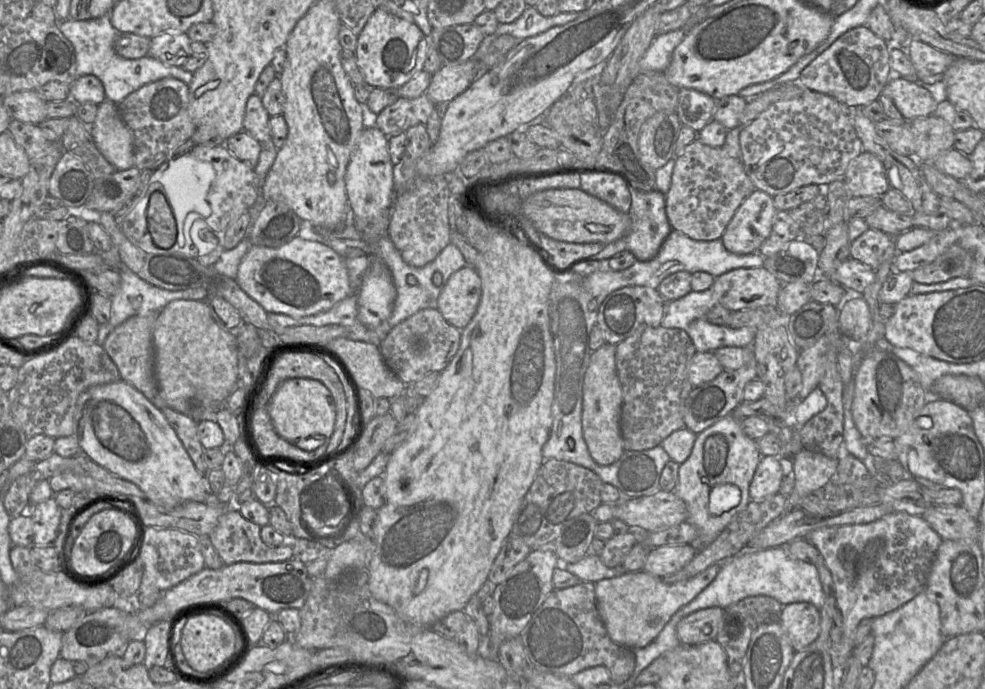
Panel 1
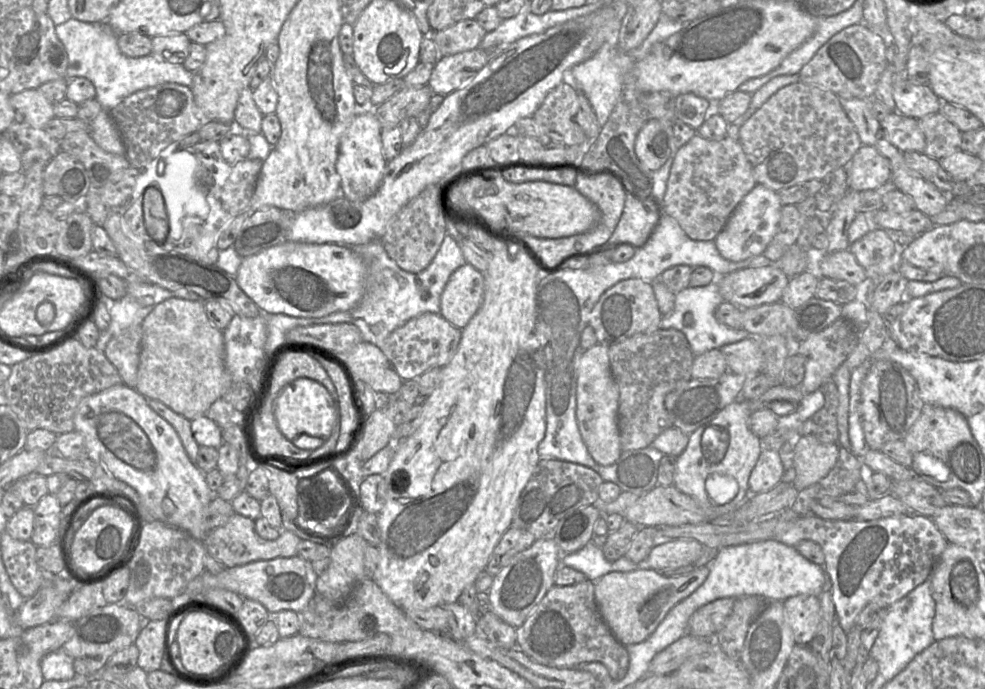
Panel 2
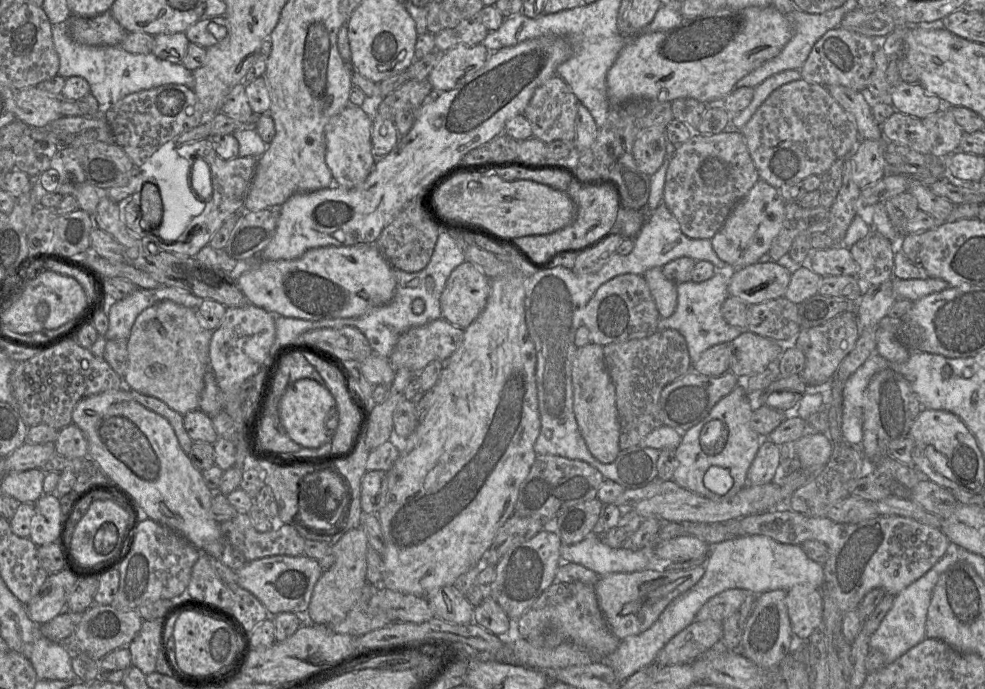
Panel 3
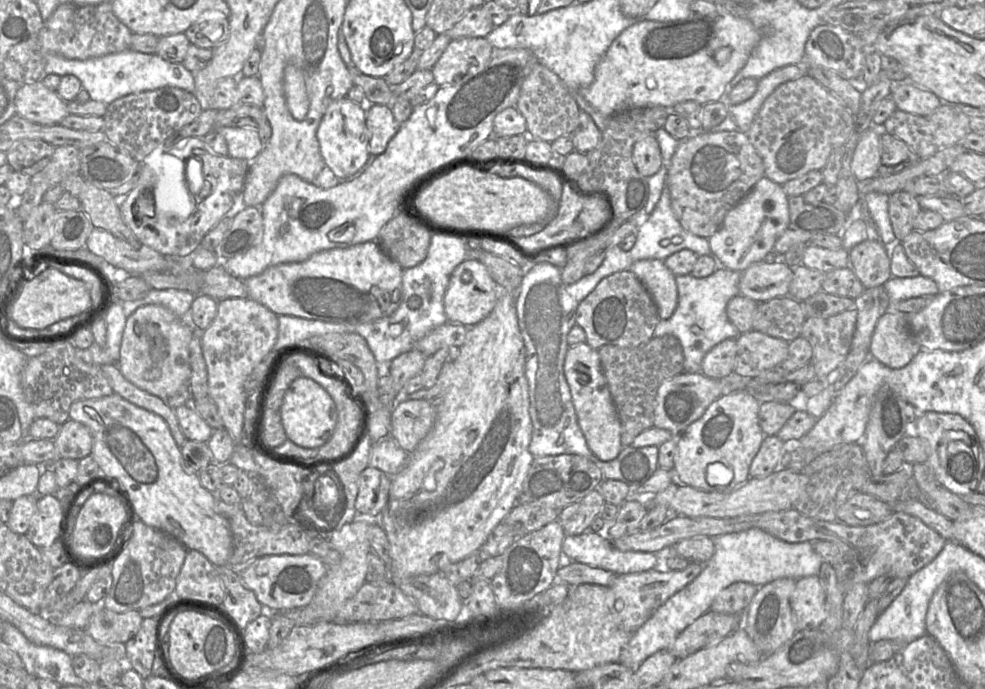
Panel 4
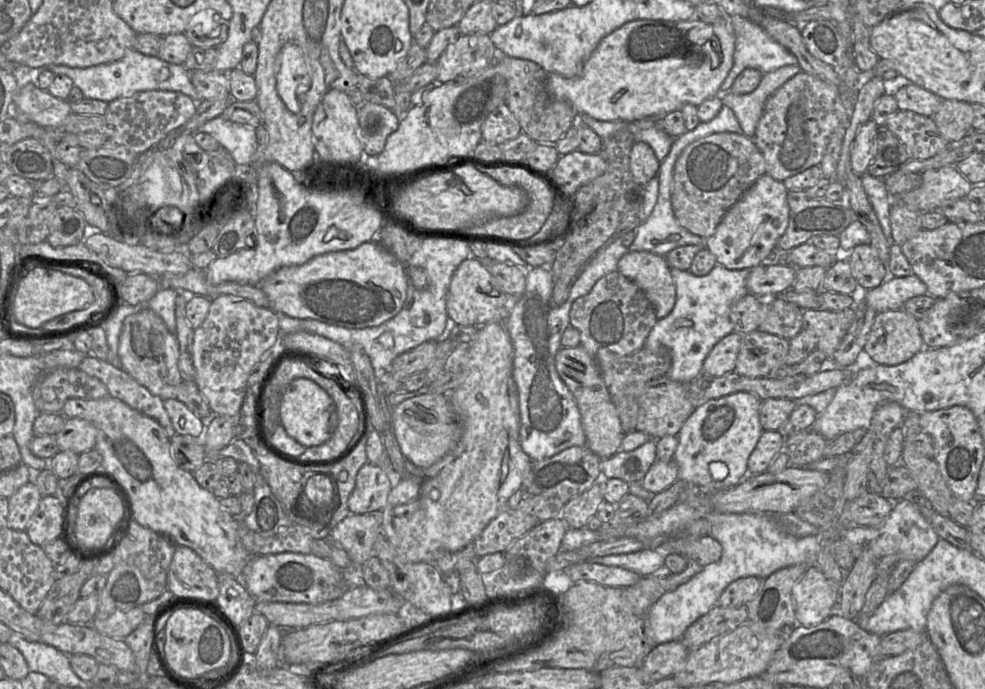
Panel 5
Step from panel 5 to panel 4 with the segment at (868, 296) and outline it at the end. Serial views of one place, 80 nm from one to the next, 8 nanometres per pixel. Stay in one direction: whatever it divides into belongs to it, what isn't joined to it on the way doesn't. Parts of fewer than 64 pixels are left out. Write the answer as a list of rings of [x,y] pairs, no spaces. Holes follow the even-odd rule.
[[[918,275],[915,277],[891,277],[883,284],[892,304],[916,297],[932,297],[940,293],[931,278]]]

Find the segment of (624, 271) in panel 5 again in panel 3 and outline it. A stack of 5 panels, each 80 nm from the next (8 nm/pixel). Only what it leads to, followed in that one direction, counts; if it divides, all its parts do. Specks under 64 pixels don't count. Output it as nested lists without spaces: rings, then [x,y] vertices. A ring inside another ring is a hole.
[[[662,268],[647,270],[643,277],[647,282],[661,318],[669,318],[677,308],[677,285],[668,280]]]

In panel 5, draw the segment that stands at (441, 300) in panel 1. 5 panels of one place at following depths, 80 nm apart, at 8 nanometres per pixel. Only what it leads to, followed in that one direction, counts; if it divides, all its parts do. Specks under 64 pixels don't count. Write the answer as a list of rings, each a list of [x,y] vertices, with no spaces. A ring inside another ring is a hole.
[[[474,257],[467,258],[453,274],[447,296],[447,314],[452,324],[480,327],[490,322],[505,322],[516,297],[506,294],[492,274]]]

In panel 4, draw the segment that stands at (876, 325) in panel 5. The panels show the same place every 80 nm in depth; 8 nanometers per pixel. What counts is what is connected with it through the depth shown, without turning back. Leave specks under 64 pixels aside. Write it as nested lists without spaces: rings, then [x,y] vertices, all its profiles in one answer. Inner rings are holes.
[[[890,309],[879,318],[869,347],[879,362],[890,368],[903,368],[921,349],[909,329],[907,316]]]

